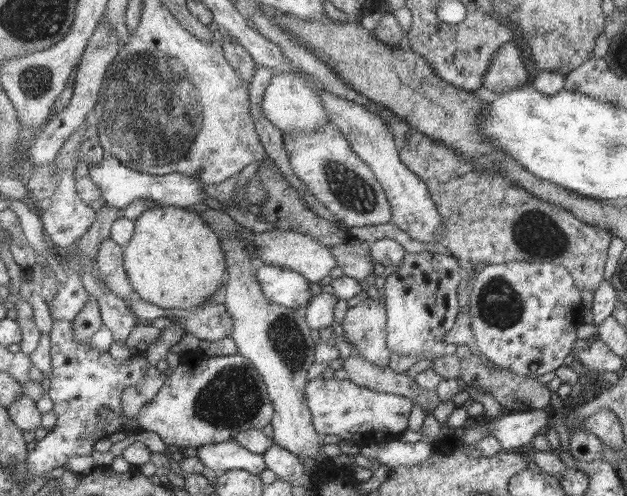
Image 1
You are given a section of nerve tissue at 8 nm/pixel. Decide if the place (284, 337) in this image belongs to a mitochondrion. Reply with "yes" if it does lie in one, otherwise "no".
yes

